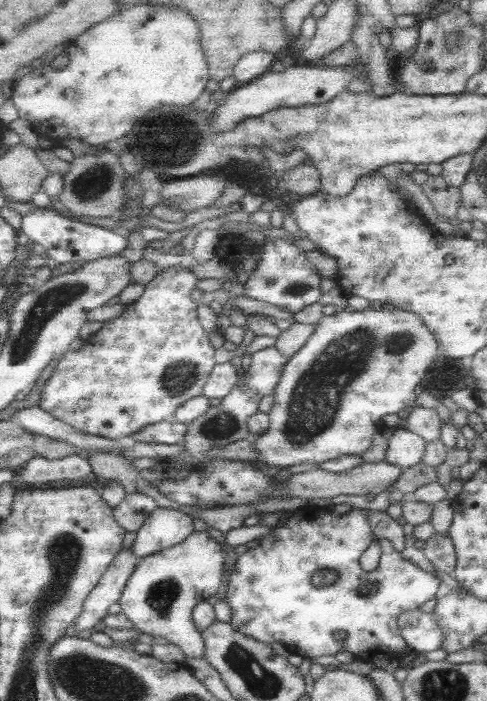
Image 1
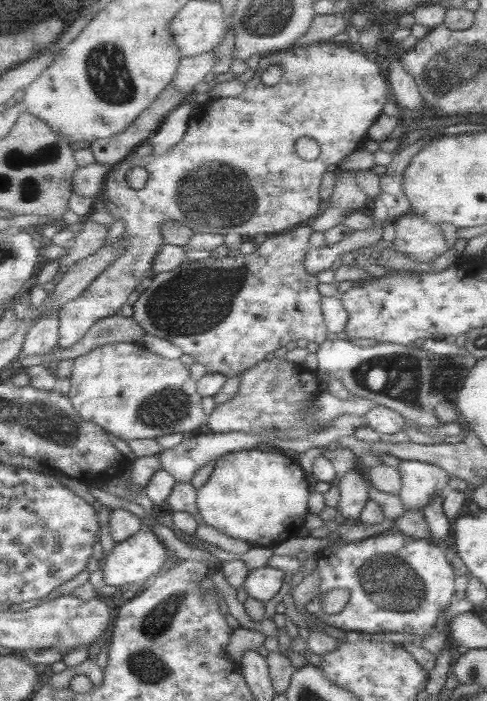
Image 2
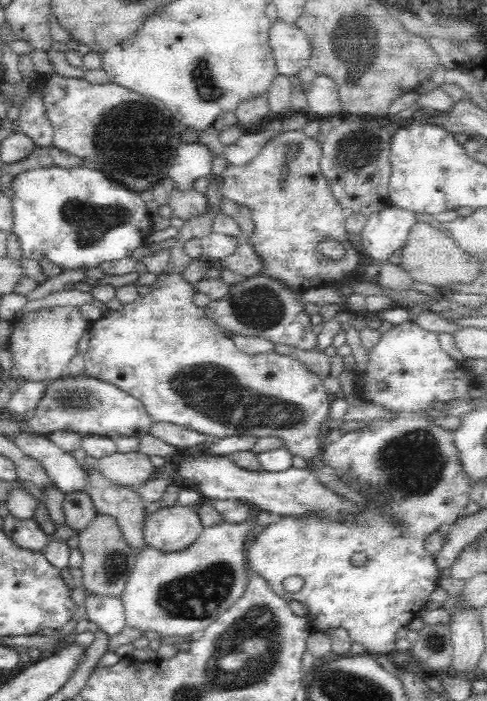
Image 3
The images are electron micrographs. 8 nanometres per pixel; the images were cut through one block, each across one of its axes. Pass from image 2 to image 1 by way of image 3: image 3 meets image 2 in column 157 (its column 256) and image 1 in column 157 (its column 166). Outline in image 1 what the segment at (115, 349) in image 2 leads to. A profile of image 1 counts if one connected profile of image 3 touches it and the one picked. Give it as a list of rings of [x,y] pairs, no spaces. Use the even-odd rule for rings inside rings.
[[[182,266],[158,270],[157,274],[144,284],[143,292],[137,300],[126,305],[119,316],[103,322],[97,334],[86,338],[87,344],[91,346],[89,350],[83,350],[83,346],[80,346],[79,349],[67,350],[60,356],[52,375],[40,388],[37,407],[76,431],[119,441],[143,427],[168,420],[178,406],[199,396],[216,363],[208,335],[196,317],[197,302],[189,297],[189,292],[196,289],[197,280],[190,269]],[[99,346],[117,346],[117,350],[95,350]]]

